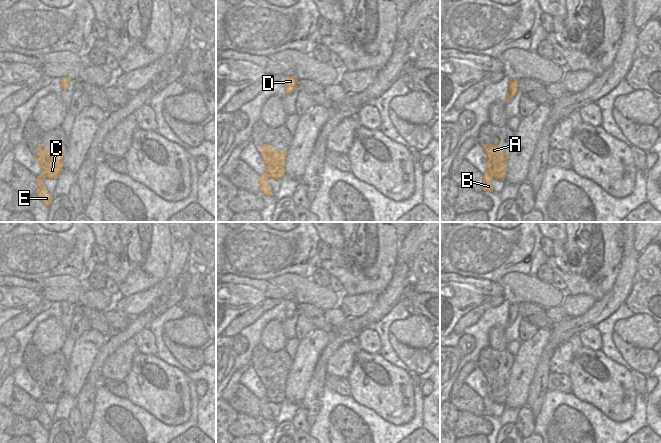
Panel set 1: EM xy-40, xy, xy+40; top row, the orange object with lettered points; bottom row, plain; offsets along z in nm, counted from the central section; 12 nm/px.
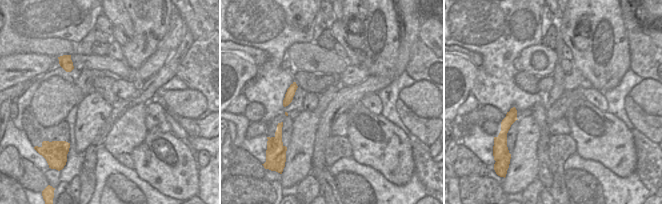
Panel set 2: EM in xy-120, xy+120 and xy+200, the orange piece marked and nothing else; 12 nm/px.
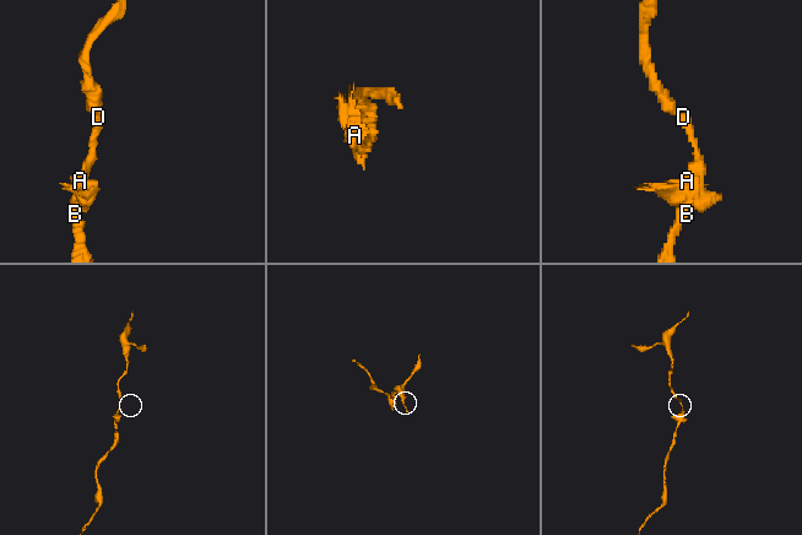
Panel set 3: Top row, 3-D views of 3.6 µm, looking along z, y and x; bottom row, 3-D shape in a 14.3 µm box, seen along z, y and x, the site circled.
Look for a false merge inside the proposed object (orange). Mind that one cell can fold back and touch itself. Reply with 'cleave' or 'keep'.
cleave

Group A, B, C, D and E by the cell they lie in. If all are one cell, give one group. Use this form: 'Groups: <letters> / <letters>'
Groups: A C / B D E.

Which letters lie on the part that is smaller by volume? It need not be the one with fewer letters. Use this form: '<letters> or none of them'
A, C.

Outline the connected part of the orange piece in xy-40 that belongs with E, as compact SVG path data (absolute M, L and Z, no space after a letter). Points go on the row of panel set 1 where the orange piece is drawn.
M45 175L37 176L37 196L46 206L50 206L50 203L53 199L52 195L48 192L47 188L43 183Z

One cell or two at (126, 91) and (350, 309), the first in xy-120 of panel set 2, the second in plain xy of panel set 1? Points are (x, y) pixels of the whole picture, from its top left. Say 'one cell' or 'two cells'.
two cells

